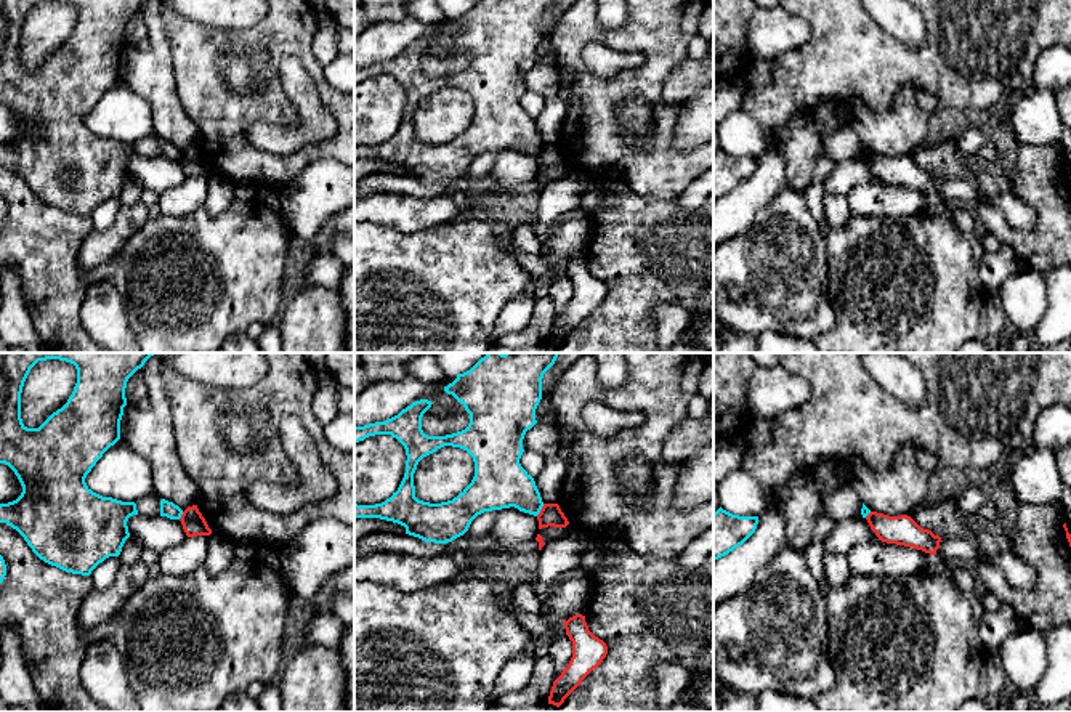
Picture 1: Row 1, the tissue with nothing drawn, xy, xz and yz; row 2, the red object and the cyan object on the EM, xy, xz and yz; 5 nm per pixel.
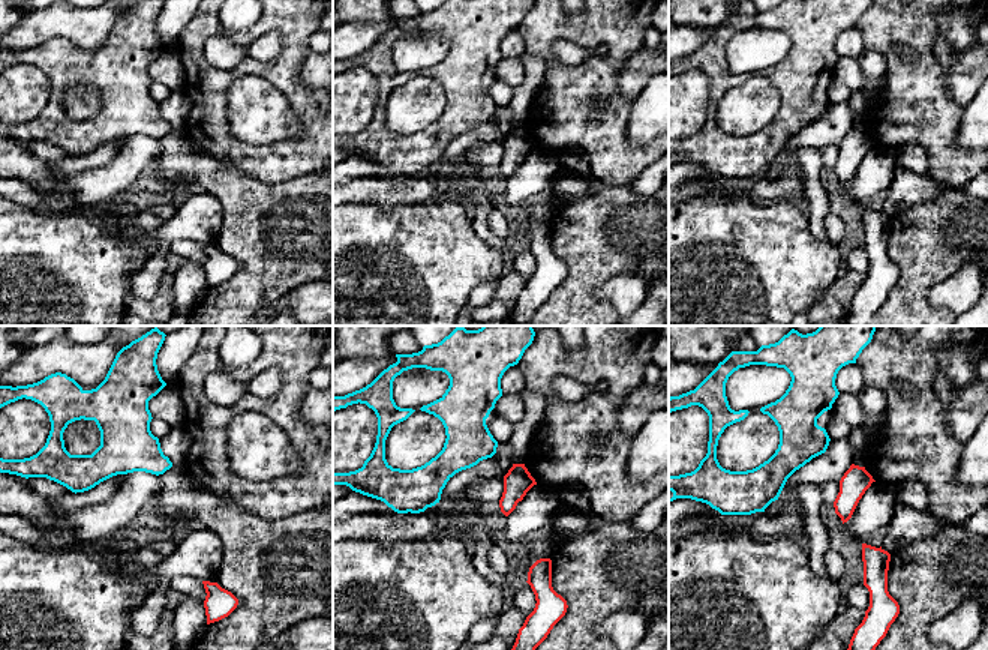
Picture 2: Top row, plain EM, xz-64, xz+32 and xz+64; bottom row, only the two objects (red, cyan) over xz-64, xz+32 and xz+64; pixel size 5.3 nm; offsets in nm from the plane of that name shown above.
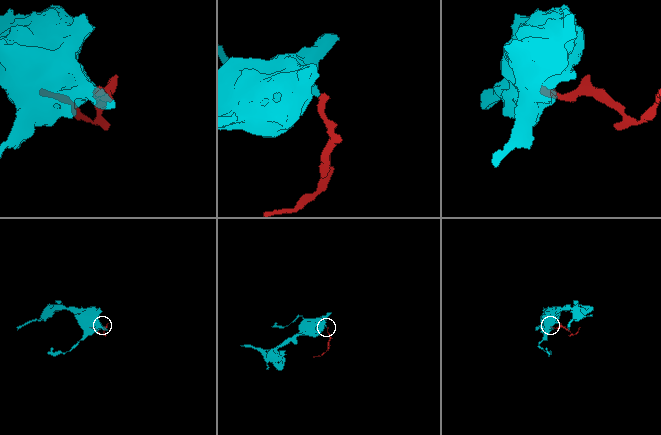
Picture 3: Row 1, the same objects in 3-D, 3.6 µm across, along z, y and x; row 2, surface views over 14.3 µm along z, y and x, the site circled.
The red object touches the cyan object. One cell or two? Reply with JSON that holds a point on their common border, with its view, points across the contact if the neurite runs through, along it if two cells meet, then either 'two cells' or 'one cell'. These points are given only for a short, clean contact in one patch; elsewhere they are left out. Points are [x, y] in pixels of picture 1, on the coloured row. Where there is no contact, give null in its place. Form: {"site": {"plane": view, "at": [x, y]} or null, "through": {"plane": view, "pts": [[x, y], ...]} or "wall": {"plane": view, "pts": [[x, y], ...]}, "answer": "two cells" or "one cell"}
{"site": {"plane": "xz", "at": [541, 510]}, "wall": {"plane": "xz", "pts": [[544, 504], [536, 515]]}, "answer": "two cells"}

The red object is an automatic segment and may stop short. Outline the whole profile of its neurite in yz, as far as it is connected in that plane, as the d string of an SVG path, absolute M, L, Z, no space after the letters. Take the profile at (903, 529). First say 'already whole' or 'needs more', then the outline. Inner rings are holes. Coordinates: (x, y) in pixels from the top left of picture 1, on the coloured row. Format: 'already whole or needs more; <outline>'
already whole; M871 512L866 520L882 542L914 547L930 555L935 555L940 548L941 537L935 536L928 529L920 528L907 515L888 516Z

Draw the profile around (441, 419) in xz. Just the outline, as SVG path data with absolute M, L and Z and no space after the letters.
M462 403L431 404L422 417L422 430L428 436L446 436L462 431L470 423L470 414Z

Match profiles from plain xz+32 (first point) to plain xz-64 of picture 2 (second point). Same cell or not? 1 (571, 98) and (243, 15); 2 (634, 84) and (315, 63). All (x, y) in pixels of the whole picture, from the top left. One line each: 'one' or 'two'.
1: two
2: one

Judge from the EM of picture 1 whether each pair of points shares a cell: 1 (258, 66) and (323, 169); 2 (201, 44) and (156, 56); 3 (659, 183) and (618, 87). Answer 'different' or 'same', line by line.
1: different
2: different
3: same

